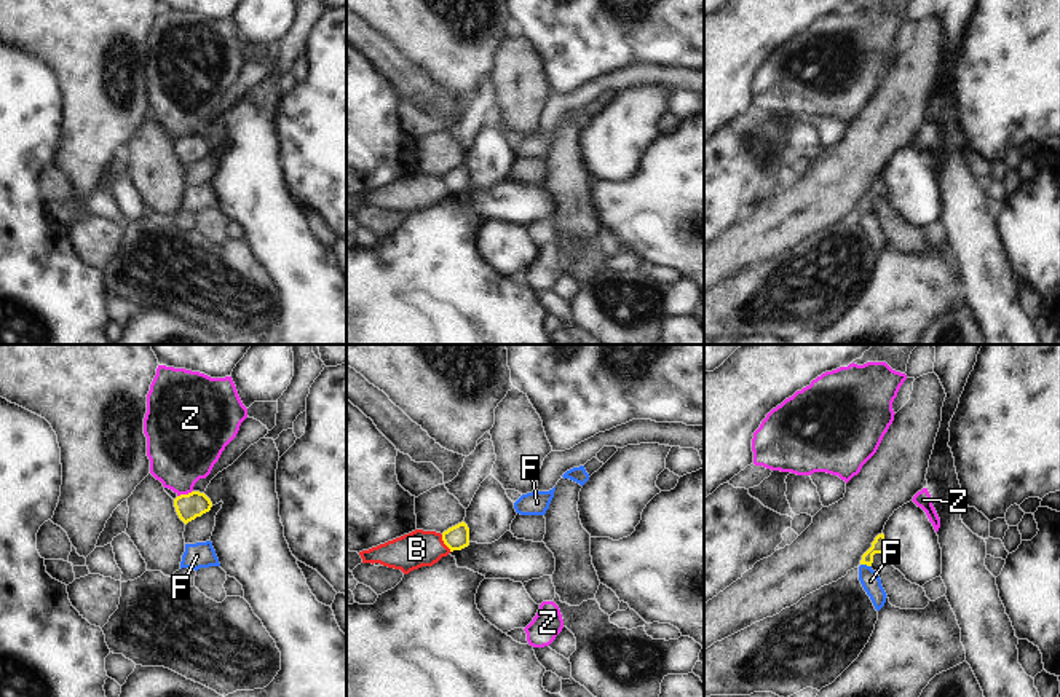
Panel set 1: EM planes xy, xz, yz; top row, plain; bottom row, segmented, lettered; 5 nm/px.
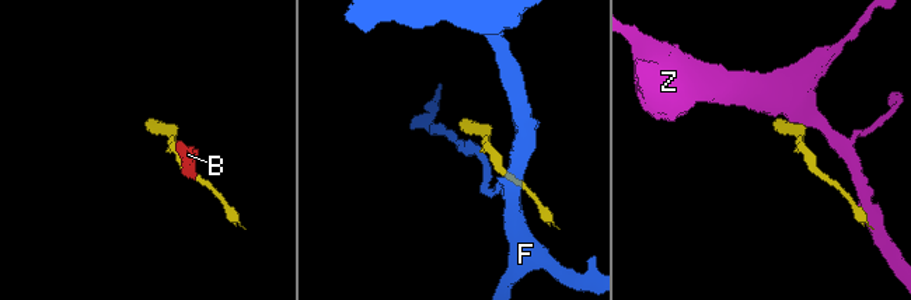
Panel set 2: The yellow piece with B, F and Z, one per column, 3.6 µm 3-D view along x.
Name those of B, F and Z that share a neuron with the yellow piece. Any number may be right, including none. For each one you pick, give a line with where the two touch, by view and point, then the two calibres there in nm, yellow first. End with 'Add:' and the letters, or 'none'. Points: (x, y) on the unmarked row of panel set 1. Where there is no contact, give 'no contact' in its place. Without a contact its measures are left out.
Add: none

